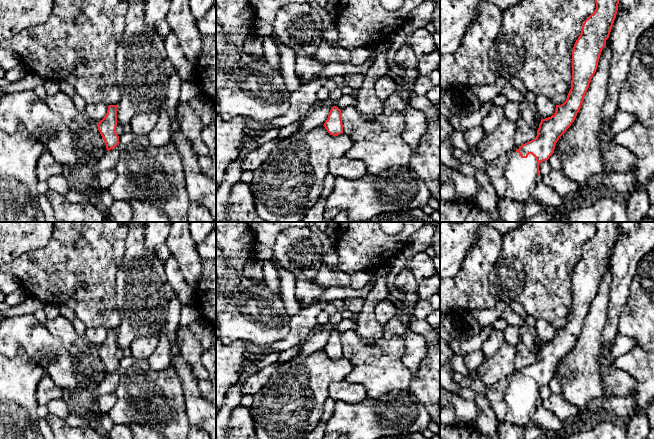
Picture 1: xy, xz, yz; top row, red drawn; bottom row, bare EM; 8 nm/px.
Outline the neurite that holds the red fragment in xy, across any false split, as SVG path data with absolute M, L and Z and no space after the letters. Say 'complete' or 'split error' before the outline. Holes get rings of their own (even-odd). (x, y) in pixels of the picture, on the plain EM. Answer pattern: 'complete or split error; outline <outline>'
complete; outline M109 329L105 341L98 347L98 354L104 363L107 375L119 368L119 360L116 357L117 329Z

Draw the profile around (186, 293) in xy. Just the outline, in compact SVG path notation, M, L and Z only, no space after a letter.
M169 257L164 263L164 268L167 280L176 293L181 305L195 304L196 289L194 286L186 283L175 258Z

